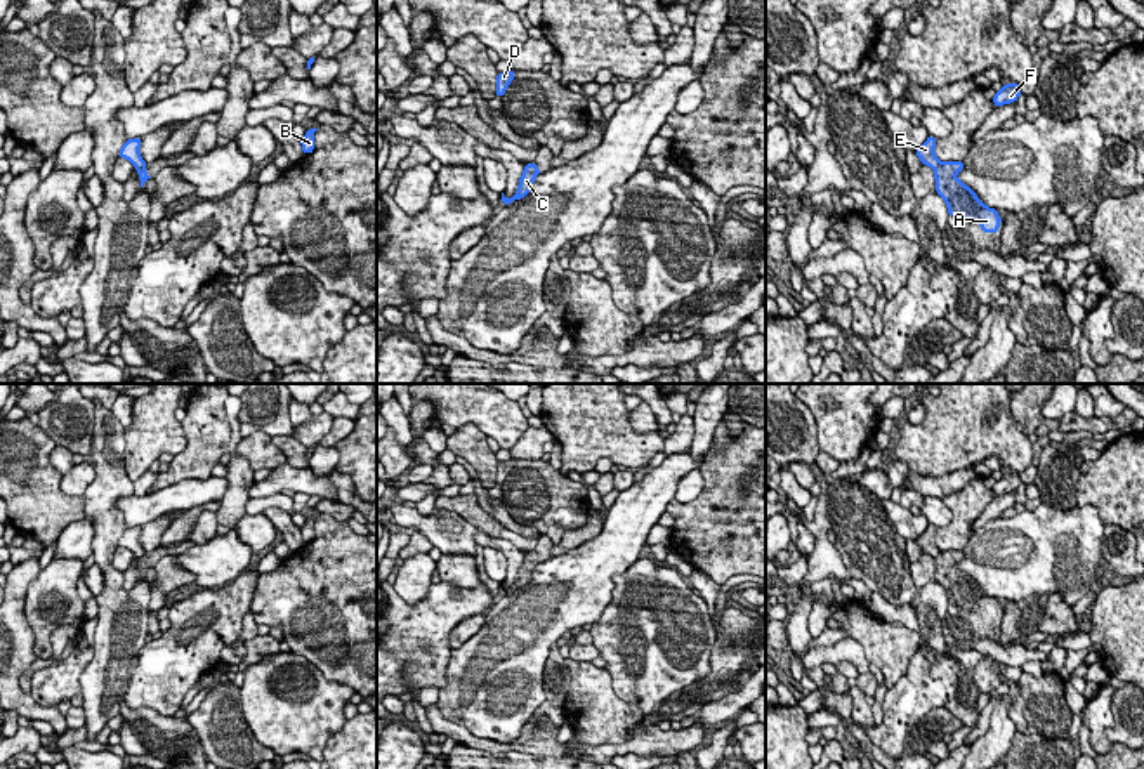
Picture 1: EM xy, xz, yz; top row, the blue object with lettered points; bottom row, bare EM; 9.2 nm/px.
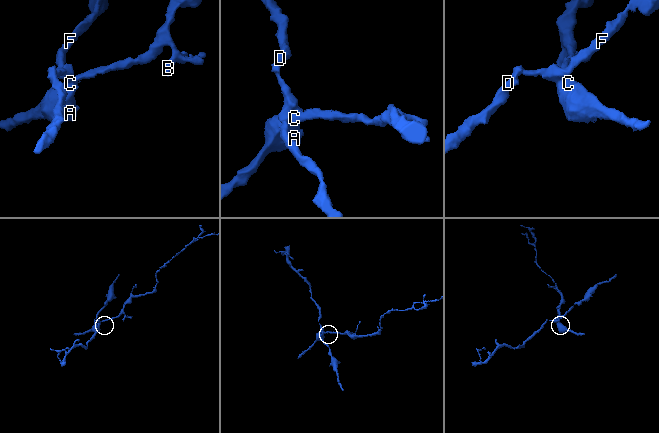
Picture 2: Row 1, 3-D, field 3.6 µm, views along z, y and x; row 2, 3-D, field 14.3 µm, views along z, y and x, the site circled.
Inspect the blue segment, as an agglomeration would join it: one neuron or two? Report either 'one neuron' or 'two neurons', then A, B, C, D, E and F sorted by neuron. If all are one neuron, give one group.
two neurons; A B C / D E F

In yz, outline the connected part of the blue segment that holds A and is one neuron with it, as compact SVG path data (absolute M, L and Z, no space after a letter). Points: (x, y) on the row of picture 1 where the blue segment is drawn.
M944 161L934 168L936 193L946 201L948 215L977 222L983 233L1002 227L1003 217L998 210L986 207L977 194L955 175L963 170L963 161Z

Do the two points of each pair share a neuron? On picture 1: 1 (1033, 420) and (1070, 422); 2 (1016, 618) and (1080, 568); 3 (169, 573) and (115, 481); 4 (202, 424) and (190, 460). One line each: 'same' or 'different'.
1: same
2: different
3: different
4: same

